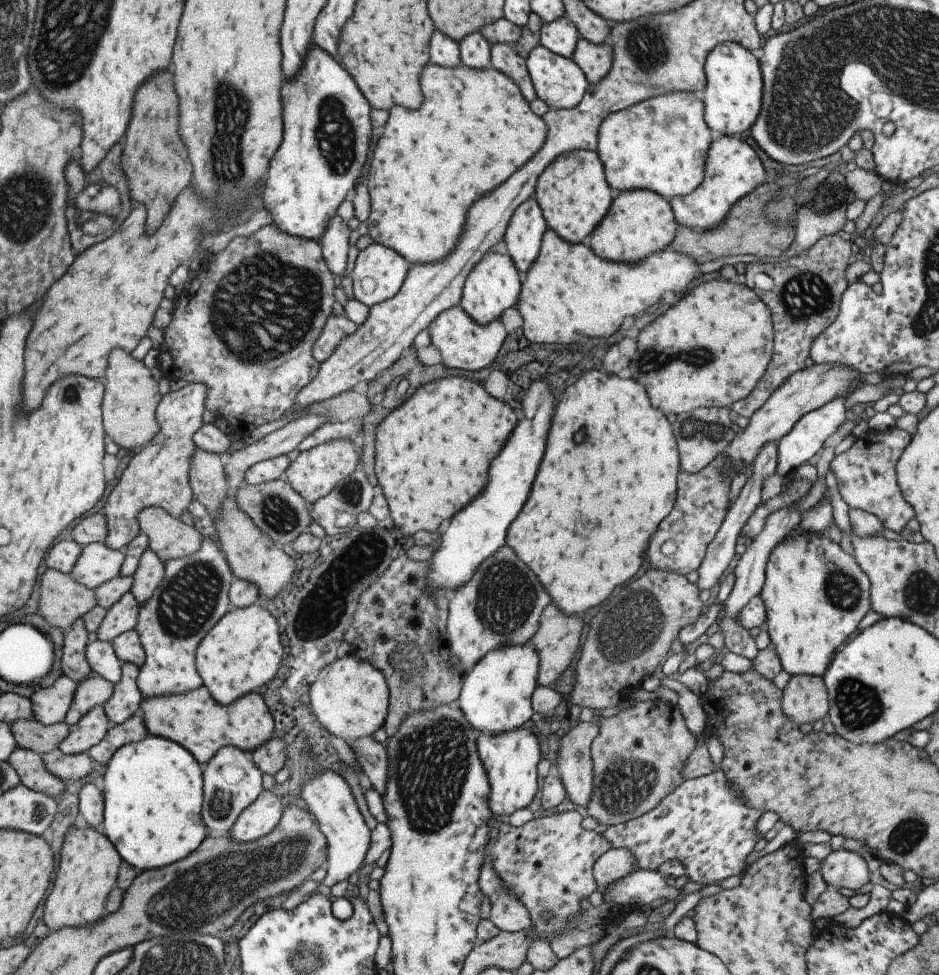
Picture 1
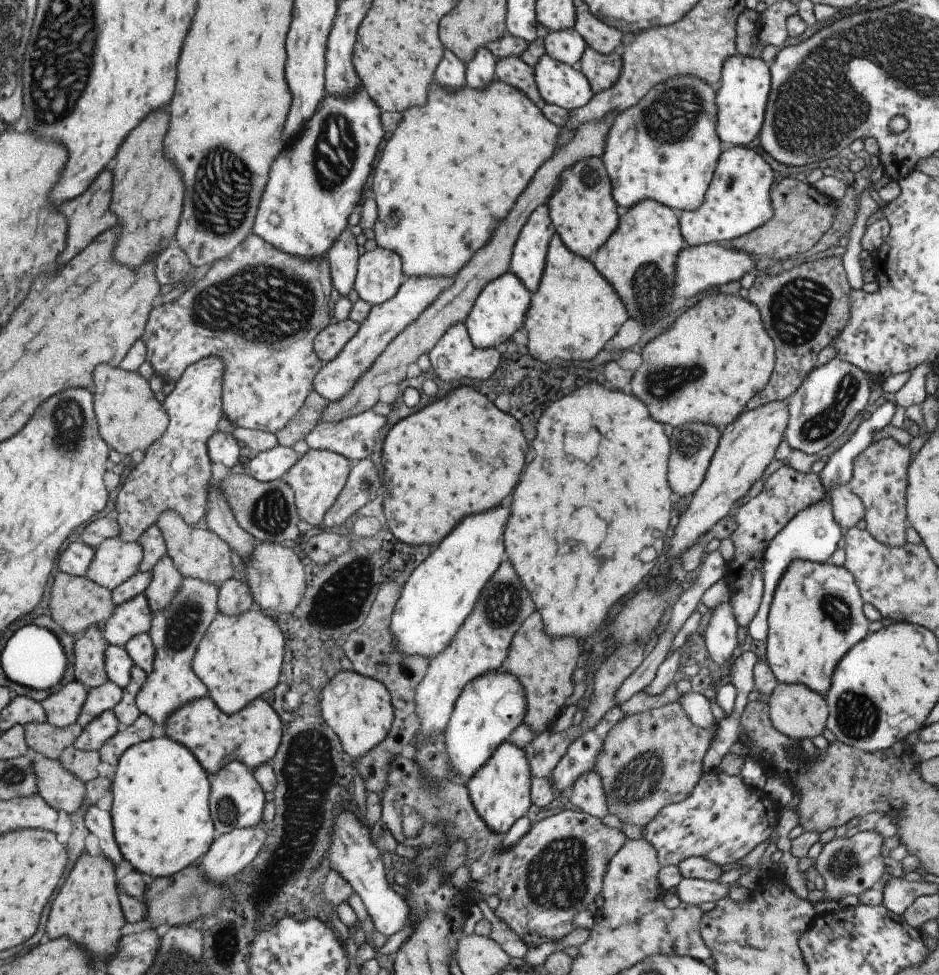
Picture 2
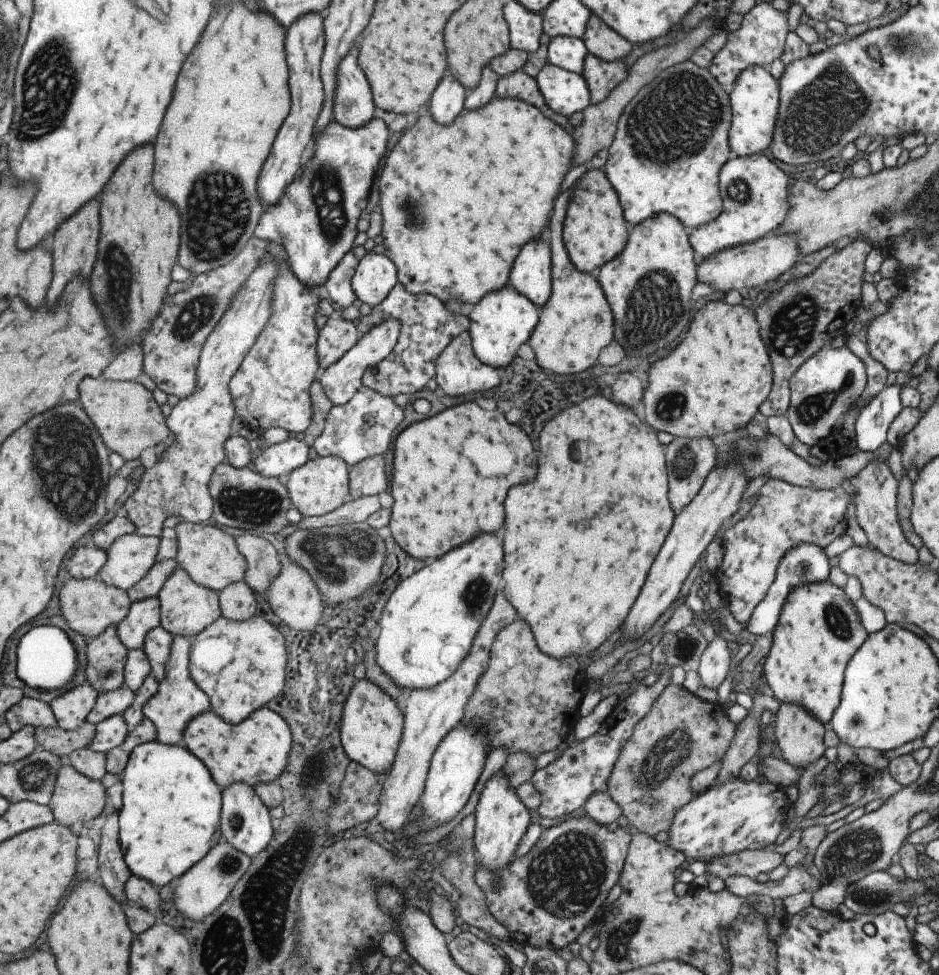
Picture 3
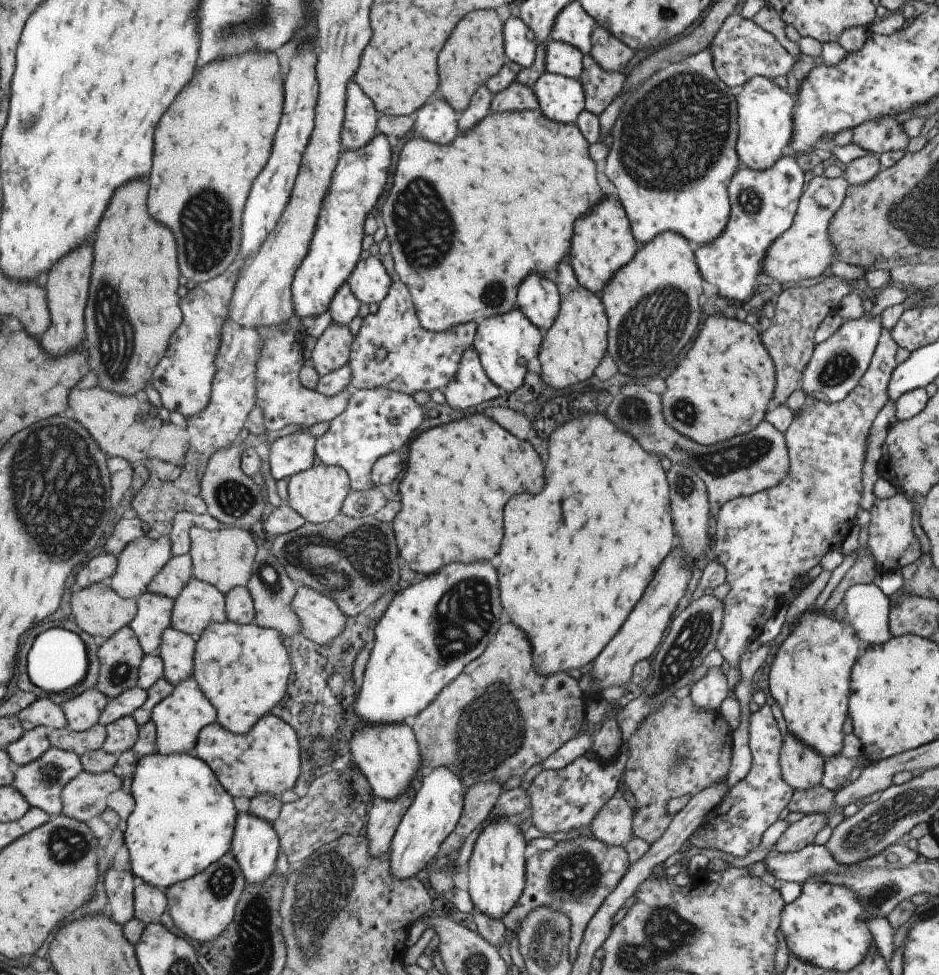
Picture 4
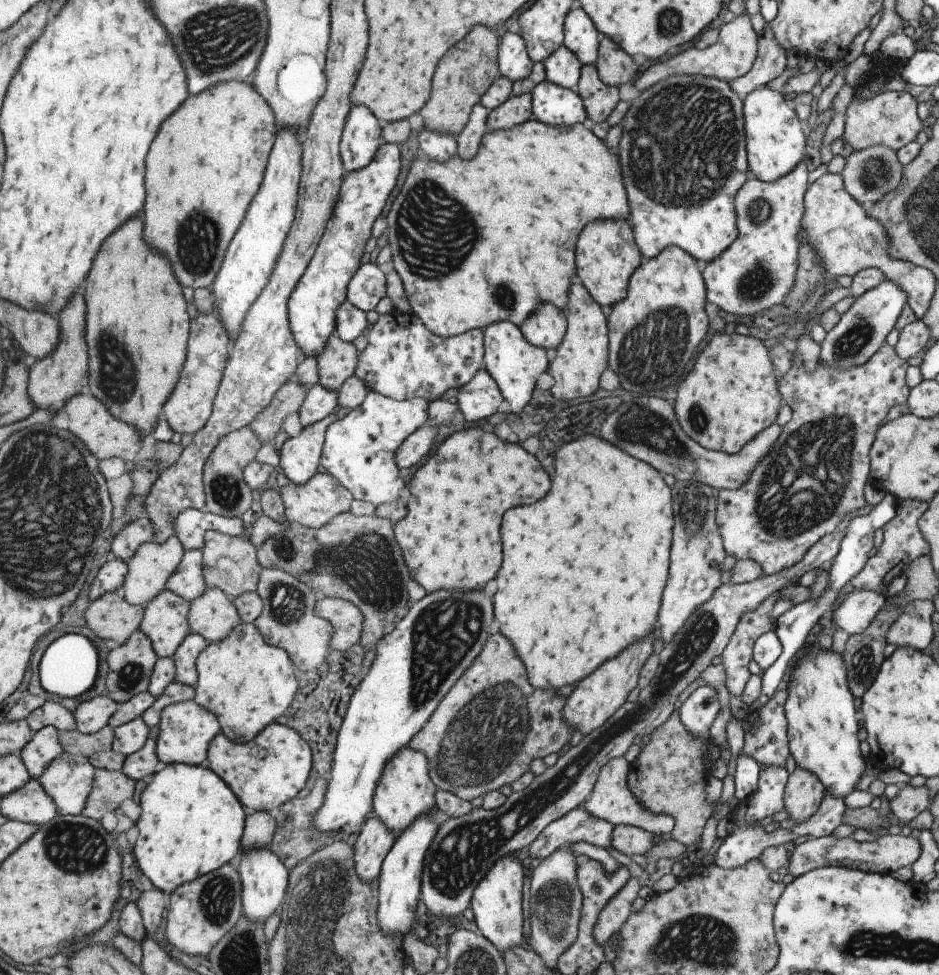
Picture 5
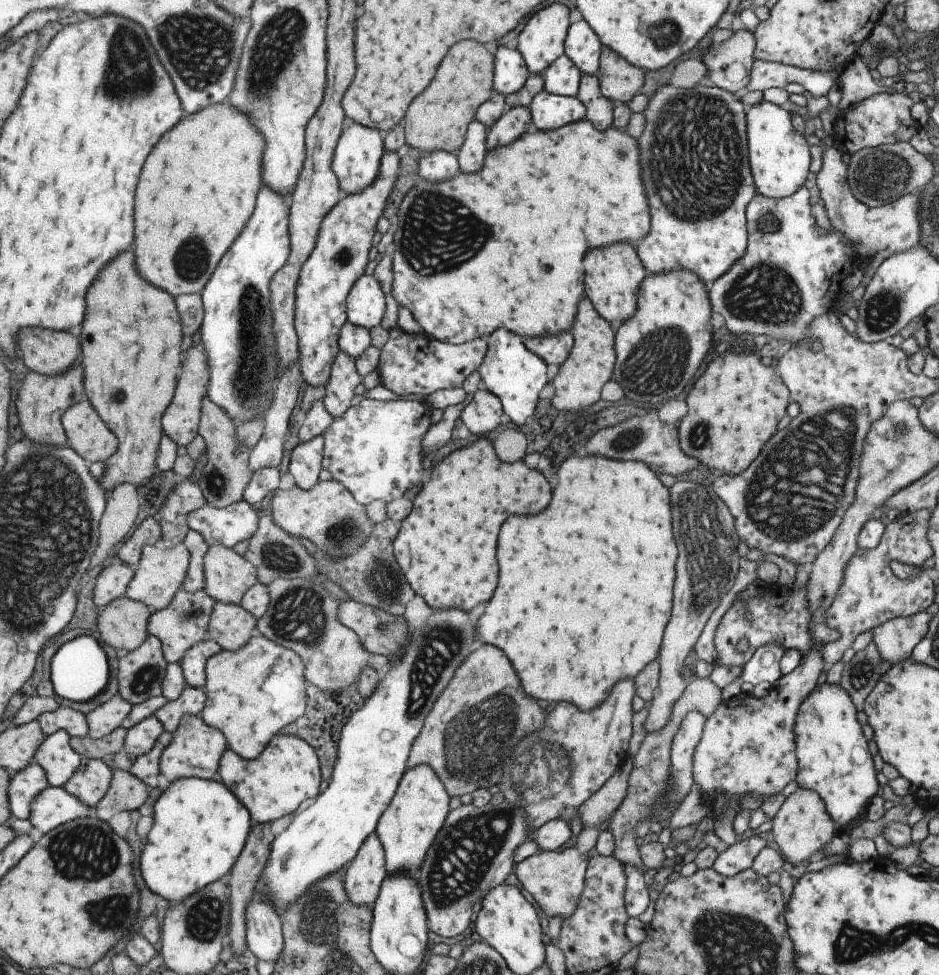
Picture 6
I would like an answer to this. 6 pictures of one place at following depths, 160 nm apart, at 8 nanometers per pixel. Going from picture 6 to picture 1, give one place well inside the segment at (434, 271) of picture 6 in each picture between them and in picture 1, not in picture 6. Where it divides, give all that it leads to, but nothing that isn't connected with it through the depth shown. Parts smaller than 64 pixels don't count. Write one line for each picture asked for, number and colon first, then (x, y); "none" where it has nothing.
1: (428, 164)
2: (477, 148)
3: (497, 168)
4: (461, 254)
5: (456, 230)

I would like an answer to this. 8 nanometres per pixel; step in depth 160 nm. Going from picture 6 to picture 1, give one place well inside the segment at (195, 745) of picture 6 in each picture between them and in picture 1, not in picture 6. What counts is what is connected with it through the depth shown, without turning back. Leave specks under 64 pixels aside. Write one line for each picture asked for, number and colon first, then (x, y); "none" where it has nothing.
1: (192, 595)
2: (175, 631)
3: (178, 699)
4: (177, 718)
5: (185, 729)

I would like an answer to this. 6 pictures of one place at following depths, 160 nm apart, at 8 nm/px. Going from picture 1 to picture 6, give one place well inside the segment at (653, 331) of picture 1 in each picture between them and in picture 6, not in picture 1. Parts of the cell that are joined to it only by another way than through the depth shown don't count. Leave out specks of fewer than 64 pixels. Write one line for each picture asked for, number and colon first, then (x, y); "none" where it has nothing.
2: (715, 357)
3: (717, 376)
4: (720, 388)
5: (729, 395)
6: (732, 409)

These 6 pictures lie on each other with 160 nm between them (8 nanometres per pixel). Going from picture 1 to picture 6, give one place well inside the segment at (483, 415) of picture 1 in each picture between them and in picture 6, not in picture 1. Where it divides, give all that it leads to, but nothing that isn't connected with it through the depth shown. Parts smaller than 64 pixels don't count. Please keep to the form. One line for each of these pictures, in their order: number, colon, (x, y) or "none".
2: (425, 457)
3: (447, 479)
4: (458, 476)
5: (448, 539)
6: (445, 547)

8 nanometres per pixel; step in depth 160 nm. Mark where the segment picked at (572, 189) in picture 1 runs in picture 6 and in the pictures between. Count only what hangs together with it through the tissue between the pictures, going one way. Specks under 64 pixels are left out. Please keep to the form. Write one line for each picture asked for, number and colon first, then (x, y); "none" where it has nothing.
2: (581, 209)
3: (594, 231)
4: (601, 243)
5: (606, 255)
6: (612, 275)

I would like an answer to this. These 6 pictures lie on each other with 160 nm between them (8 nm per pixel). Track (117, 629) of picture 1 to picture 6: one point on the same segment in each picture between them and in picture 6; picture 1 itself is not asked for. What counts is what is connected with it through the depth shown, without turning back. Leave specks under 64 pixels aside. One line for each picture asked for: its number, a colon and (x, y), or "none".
2: (130, 618)
3: (142, 616)
4: (152, 617)
5: (163, 622)
6: (182, 623)

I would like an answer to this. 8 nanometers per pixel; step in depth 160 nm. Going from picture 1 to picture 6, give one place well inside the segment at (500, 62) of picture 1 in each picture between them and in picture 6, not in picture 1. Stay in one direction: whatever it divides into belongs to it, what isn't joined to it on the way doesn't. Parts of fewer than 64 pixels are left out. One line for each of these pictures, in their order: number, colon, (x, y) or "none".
2: (512, 71)
3: (516, 85)
4: (516, 97)
5: (516, 109)
6: (515, 120)

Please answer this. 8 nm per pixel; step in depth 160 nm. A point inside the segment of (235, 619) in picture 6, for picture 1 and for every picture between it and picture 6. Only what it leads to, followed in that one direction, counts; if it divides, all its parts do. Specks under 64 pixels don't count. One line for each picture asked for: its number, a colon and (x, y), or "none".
1: (146, 576)
2: (165, 580)
3: (185, 609)
4: (198, 604)
5: (211, 615)

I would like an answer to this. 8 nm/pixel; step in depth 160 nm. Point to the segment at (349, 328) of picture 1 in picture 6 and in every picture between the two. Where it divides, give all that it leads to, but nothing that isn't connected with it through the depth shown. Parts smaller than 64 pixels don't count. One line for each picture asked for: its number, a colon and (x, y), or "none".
2: (327, 343)
3: (338, 335)
4: (332, 346)
5: (336, 361)
6: (342, 379)

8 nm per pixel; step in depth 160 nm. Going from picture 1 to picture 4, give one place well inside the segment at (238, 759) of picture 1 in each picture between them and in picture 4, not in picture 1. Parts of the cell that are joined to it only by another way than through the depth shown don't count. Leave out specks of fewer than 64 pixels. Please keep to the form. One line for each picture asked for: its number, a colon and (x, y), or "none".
2: (236, 801)
3: (244, 822)
4: (254, 844)

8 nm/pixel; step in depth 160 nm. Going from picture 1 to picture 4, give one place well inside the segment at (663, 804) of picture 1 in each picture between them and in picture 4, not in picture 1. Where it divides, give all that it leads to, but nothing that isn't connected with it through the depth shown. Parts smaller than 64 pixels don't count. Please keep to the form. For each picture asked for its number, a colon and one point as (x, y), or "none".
2: (723, 819)
3: (727, 817)
4: (735, 826)

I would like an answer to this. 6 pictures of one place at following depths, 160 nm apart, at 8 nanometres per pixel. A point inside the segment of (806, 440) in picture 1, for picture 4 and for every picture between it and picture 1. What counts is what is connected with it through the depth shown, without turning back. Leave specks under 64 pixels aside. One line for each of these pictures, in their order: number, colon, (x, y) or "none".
2: (819, 410)
3: (827, 383)
4: (835, 366)

